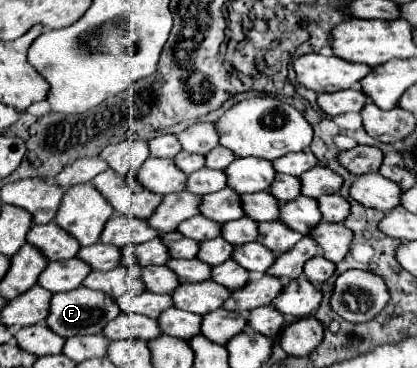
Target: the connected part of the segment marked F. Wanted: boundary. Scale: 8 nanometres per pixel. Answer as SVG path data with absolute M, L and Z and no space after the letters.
M79 286L77 290L69 290L69 292L61 292L61 294L53 296L47 324L53 332L57 332L65 338L77 336L77 334L101 334L105 324L111 322L113 318L117 318L119 314L121 314L121 308L117 306L115 298L111 298L109 294L103 294L101 290L91 290L91 288Z

